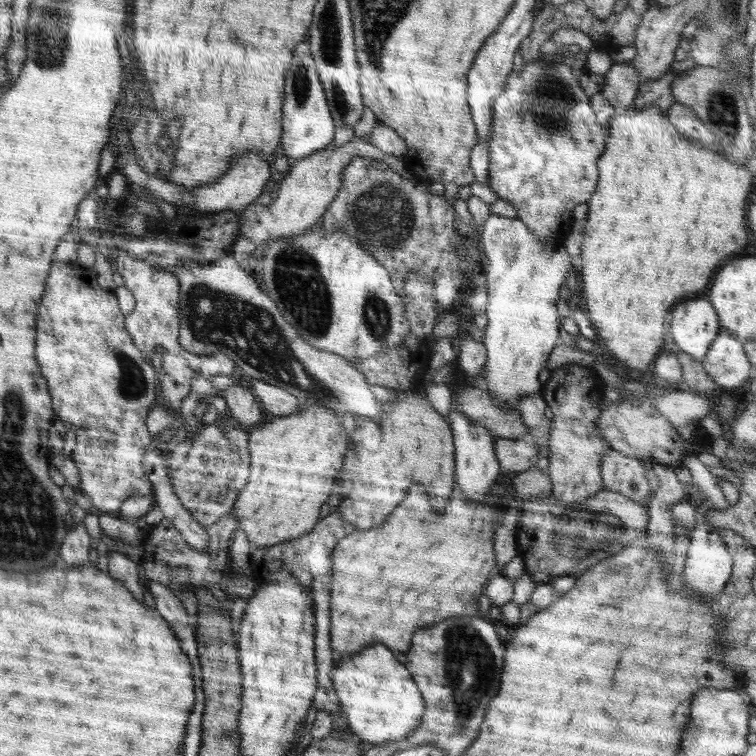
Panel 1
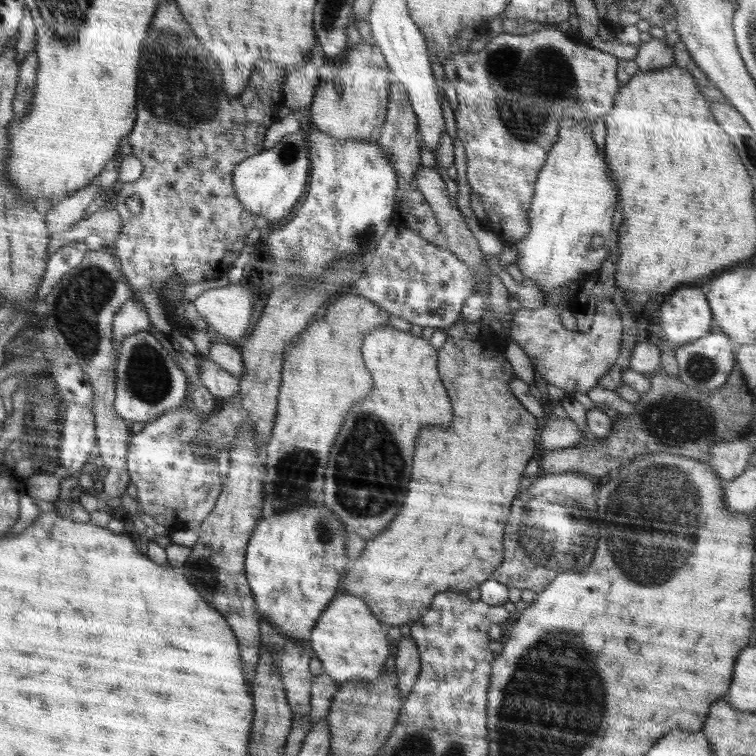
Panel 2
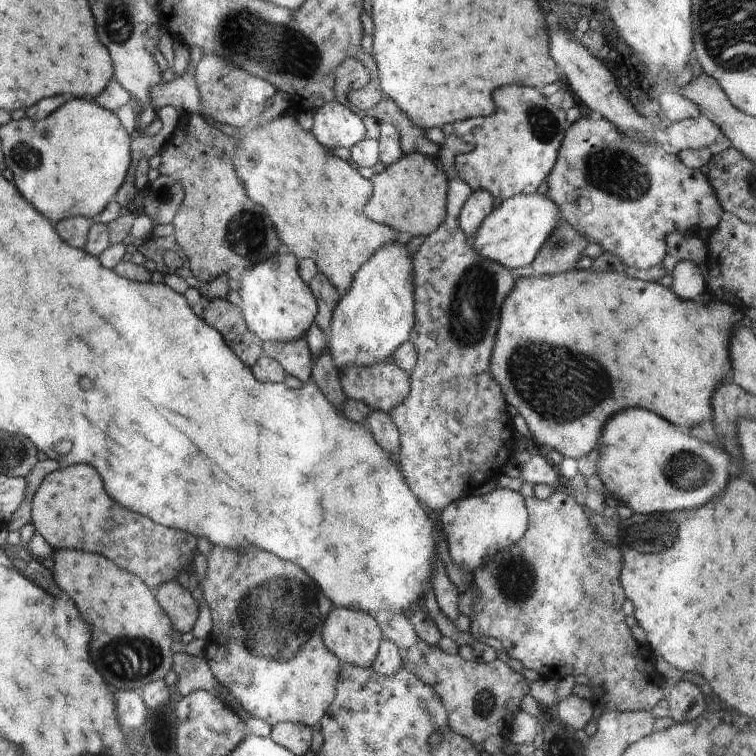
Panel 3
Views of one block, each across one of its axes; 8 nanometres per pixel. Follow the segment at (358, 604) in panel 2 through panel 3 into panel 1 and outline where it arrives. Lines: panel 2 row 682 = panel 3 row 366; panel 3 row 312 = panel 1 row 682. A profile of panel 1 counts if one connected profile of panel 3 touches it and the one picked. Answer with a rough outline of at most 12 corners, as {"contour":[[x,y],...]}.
{"contour":[[384,644],[331,670],[353,734],[379,745],[419,727],[424,699]]}

